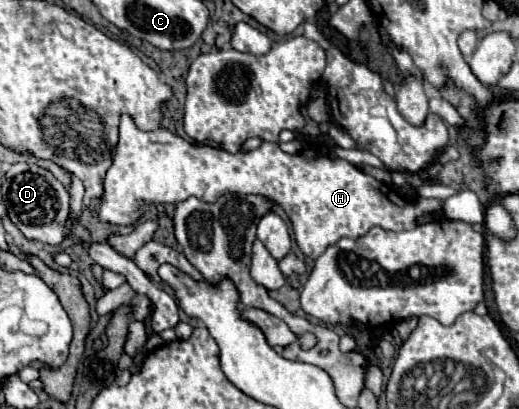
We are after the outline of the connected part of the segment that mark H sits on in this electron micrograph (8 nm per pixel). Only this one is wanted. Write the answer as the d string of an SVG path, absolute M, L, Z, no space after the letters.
M121 116L119 124L119 144L115 148L113 164L107 170L105 176L105 196L103 204L99 208L99 220L113 224L113 226L127 226L135 224L141 216L141 204L177 204L187 200L189 196L195 196L199 200L215 202L219 196L229 192L243 192L243 194L261 194L269 200L277 202L287 216L291 218L295 240L299 250L309 258L319 258L331 244L337 244L341 238L353 238L365 236L369 228L379 226L385 230L409 230L415 226L417 216L425 212L435 212L441 208L439 200L425 200L419 198L419 202L411 204L399 198L393 192L387 192L383 188L385 184L377 182L375 178L363 174L359 168L349 164L347 160L335 158L329 154L323 156L307 156L307 154L285 154L277 144L265 142L255 150L249 152L225 152L215 150L211 146L193 146L187 140L179 138L177 134L171 134L165 128L157 128L153 132L139 130L129 116Z

